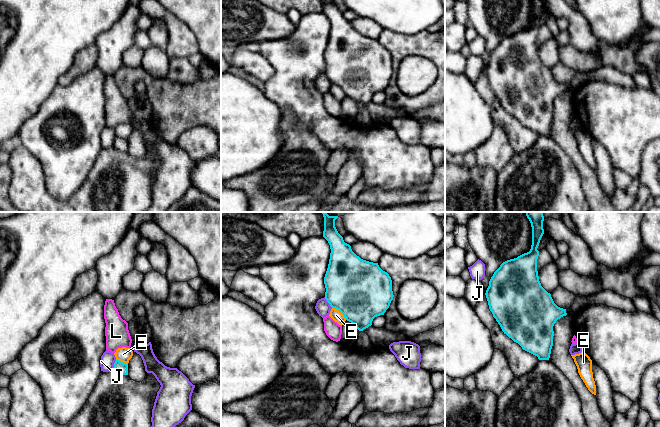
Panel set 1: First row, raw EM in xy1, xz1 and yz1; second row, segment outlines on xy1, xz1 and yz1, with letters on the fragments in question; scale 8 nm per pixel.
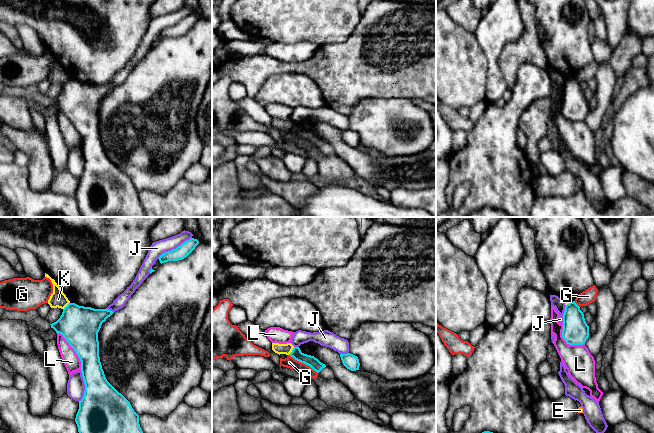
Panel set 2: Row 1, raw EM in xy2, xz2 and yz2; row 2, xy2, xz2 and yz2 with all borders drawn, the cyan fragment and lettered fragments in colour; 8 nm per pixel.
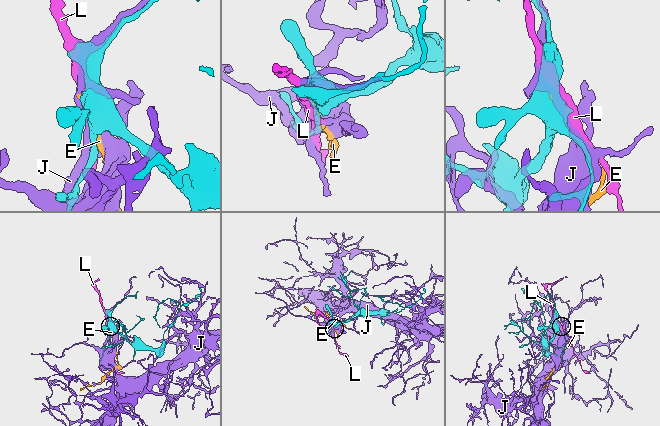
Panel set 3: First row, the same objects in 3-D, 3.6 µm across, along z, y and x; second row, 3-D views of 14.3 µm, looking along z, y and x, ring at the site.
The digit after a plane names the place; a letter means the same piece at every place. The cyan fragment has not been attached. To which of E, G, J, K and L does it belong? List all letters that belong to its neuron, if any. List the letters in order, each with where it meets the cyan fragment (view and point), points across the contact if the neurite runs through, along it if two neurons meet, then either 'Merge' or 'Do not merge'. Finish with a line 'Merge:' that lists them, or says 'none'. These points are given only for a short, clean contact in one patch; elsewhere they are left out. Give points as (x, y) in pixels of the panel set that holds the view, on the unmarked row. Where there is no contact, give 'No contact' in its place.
E: Touches cyan at xz1 (340, 87). Do not merge
G: Touches cyan at xz2 (303, 138). Boundary: xz2 (289, 130), (309, 141), (317, 149). Do not merge
J: Touches cyan at xy2 (174, 25). Do not merge
K: Touches cyan at xz2 (292, 127). Boundary: xz2 (294, 123), (288, 130). Do not merge
L: Touches cyan at xy2 (73, 124). Do not merge
Merge: none

